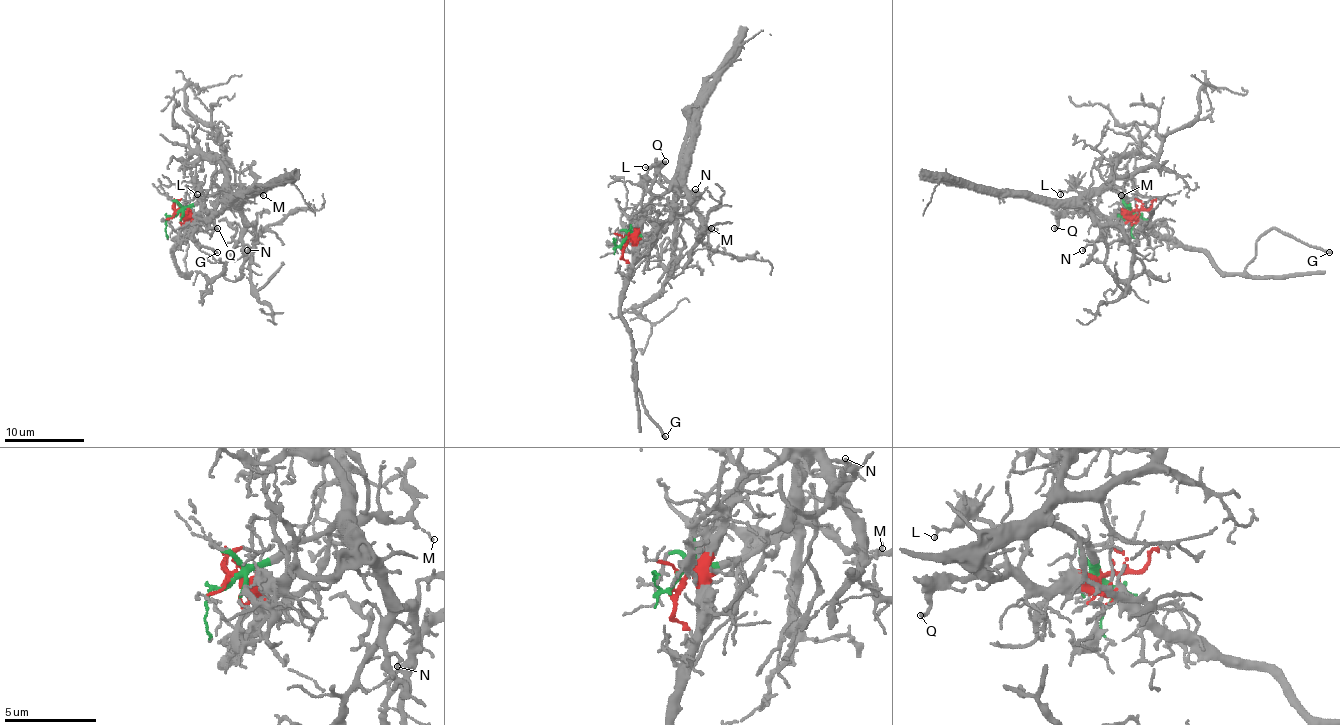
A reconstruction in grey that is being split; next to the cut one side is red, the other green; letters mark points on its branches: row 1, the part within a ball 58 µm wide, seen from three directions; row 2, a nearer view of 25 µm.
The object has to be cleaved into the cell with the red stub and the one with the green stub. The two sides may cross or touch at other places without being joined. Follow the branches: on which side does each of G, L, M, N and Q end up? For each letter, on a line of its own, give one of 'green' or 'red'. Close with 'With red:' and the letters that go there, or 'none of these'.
G: red
L: red
M: green
N: green
Q: red
With red: G, L, Q

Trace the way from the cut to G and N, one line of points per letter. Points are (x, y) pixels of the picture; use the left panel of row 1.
G: (172, 215), (180, 213), (186, 230), (172, 248), (172, 260), (182, 272), (186, 228), (200, 244), (218, 252)
N: (172, 217), (220, 189), (234, 203), (242, 224), (240, 236), (248, 250)

